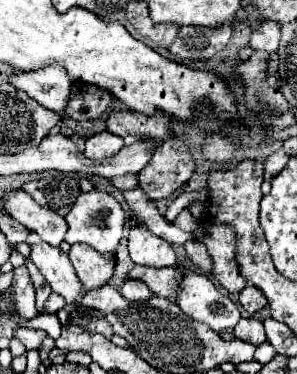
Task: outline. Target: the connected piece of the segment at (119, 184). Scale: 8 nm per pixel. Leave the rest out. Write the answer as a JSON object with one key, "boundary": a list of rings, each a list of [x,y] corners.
{"boundary":[[[125,174],[125,176],[119,176],[119,178],[111,178],[109,182],[117,190],[131,190],[131,188],[139,186],[139,176],[137,174]]]}

